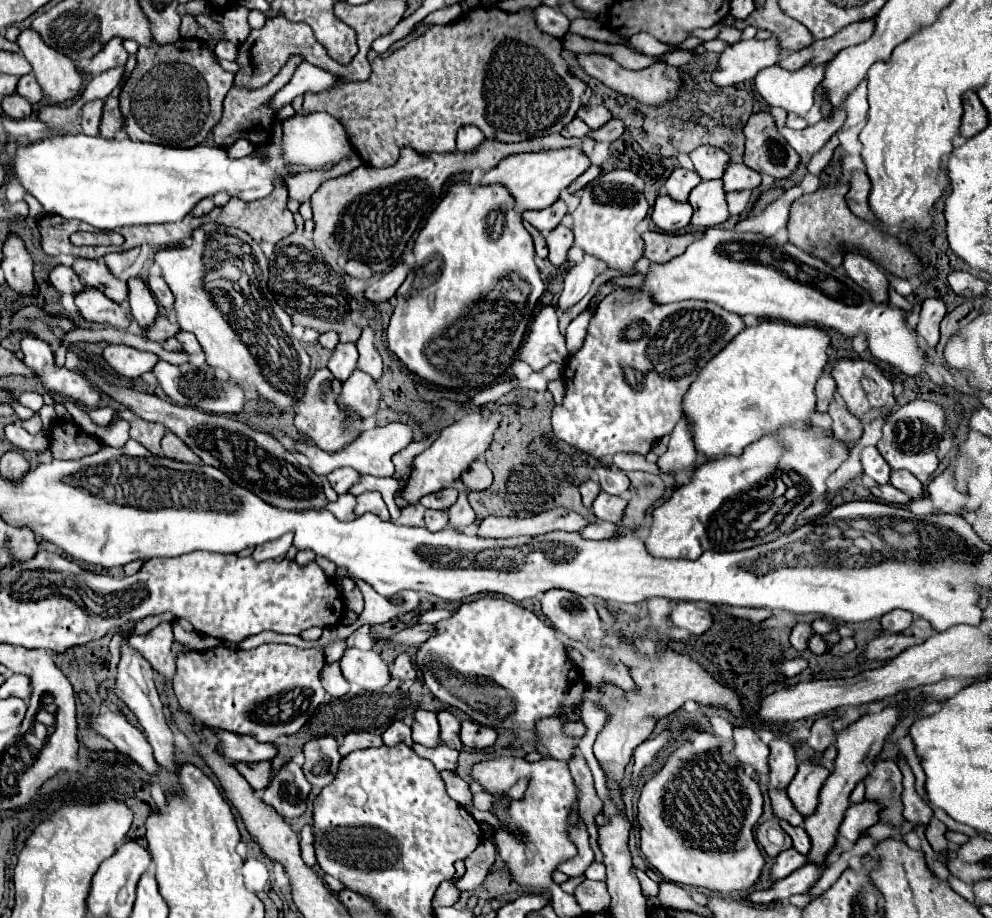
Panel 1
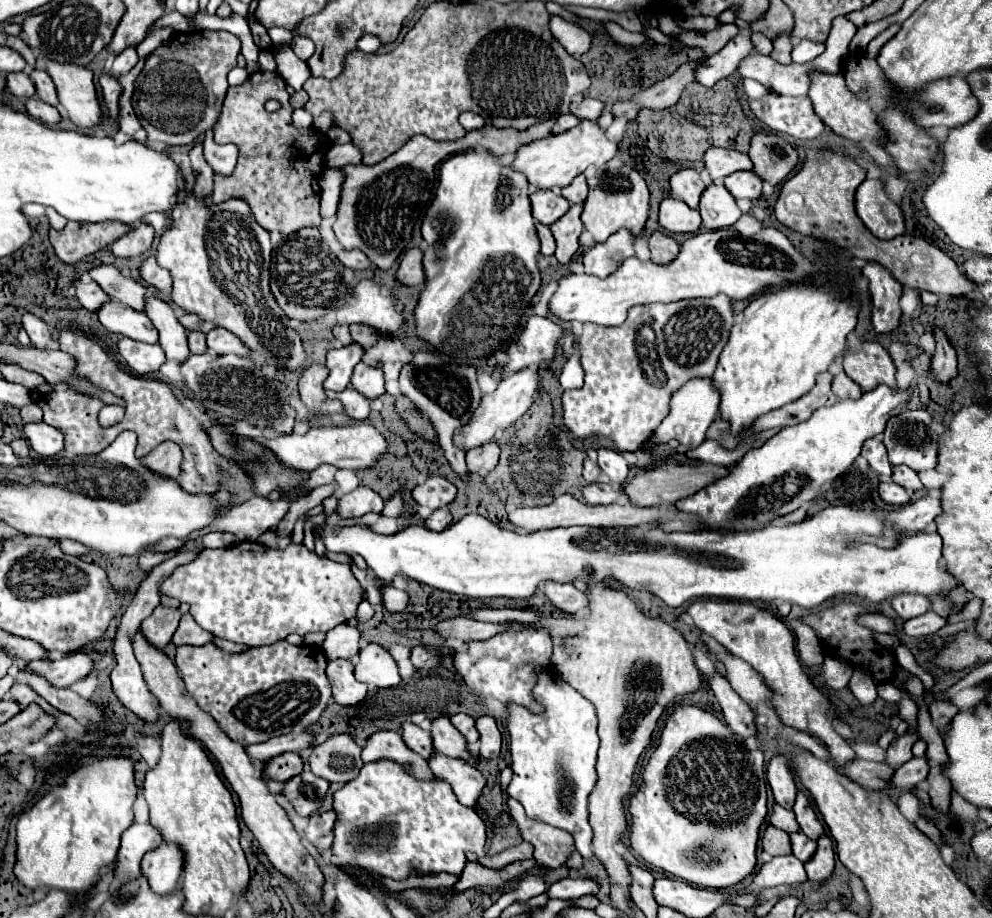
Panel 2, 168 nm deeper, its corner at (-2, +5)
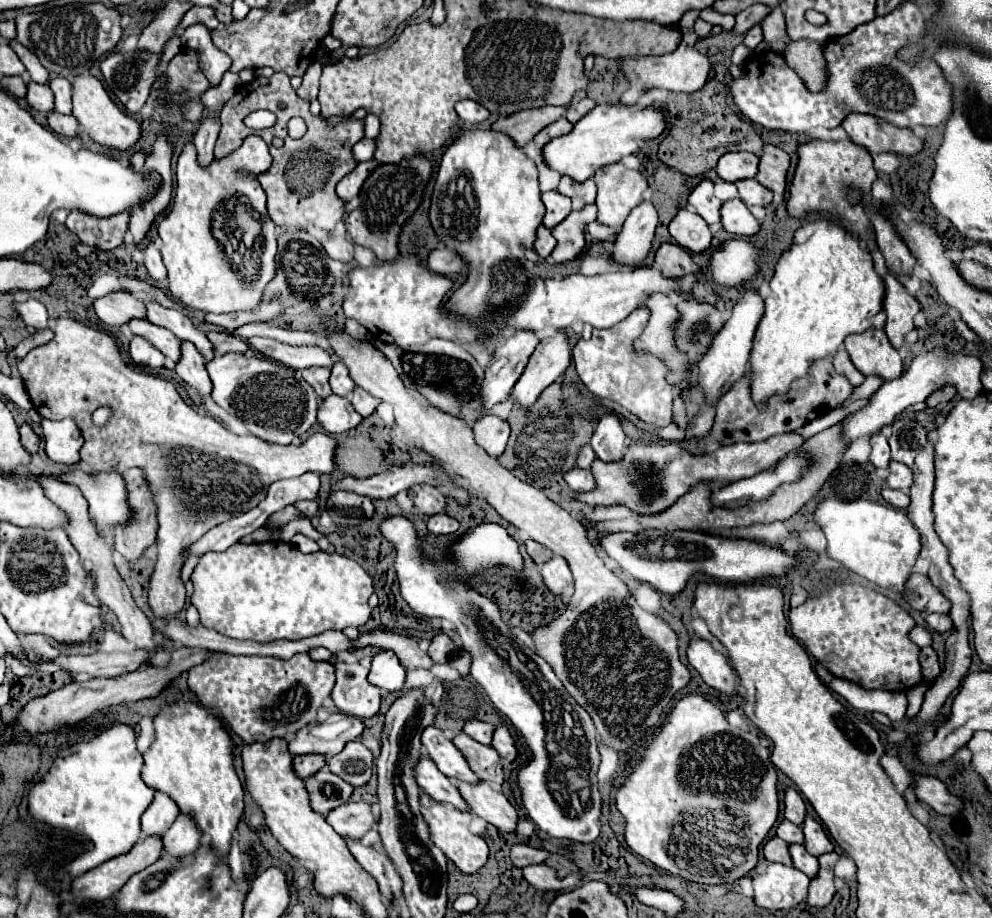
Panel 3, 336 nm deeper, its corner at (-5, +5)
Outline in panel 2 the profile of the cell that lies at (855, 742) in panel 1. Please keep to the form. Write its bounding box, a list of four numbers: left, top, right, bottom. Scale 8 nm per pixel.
[804,837,836,881]

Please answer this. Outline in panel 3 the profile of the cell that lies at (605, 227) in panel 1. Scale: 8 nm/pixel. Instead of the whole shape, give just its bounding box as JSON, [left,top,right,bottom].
[595,163,647,229]

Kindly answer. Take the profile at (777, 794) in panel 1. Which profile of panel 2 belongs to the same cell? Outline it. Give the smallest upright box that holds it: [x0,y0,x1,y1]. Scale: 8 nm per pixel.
[770,805,798,833]

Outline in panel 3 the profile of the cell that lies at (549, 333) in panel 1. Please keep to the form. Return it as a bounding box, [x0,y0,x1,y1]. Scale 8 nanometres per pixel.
[483,331,539,409]

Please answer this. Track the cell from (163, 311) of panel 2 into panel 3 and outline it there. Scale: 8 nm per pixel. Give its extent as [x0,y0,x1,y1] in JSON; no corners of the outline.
[175,341,211,393]

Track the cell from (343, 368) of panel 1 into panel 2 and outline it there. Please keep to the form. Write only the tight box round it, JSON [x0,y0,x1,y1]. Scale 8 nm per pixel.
[324,343,362,391]

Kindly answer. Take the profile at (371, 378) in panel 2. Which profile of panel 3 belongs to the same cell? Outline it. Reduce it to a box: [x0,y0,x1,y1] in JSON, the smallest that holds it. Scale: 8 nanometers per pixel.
[349,387,381,417]

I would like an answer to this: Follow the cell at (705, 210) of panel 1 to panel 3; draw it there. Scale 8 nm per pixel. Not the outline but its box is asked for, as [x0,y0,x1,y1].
[721,199,759,235]

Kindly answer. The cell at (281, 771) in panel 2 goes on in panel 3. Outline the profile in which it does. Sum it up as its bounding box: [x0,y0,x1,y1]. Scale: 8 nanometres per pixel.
[293,755,325,779]

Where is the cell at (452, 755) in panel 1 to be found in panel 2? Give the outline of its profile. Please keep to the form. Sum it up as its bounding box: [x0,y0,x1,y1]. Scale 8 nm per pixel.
[428,753,486,809]

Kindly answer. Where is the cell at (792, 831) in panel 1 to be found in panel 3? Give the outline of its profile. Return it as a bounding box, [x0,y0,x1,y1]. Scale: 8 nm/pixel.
[789,843,819,877]

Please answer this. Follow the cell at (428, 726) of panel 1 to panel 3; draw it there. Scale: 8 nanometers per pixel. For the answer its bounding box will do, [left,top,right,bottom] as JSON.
[451,731,503,785]

